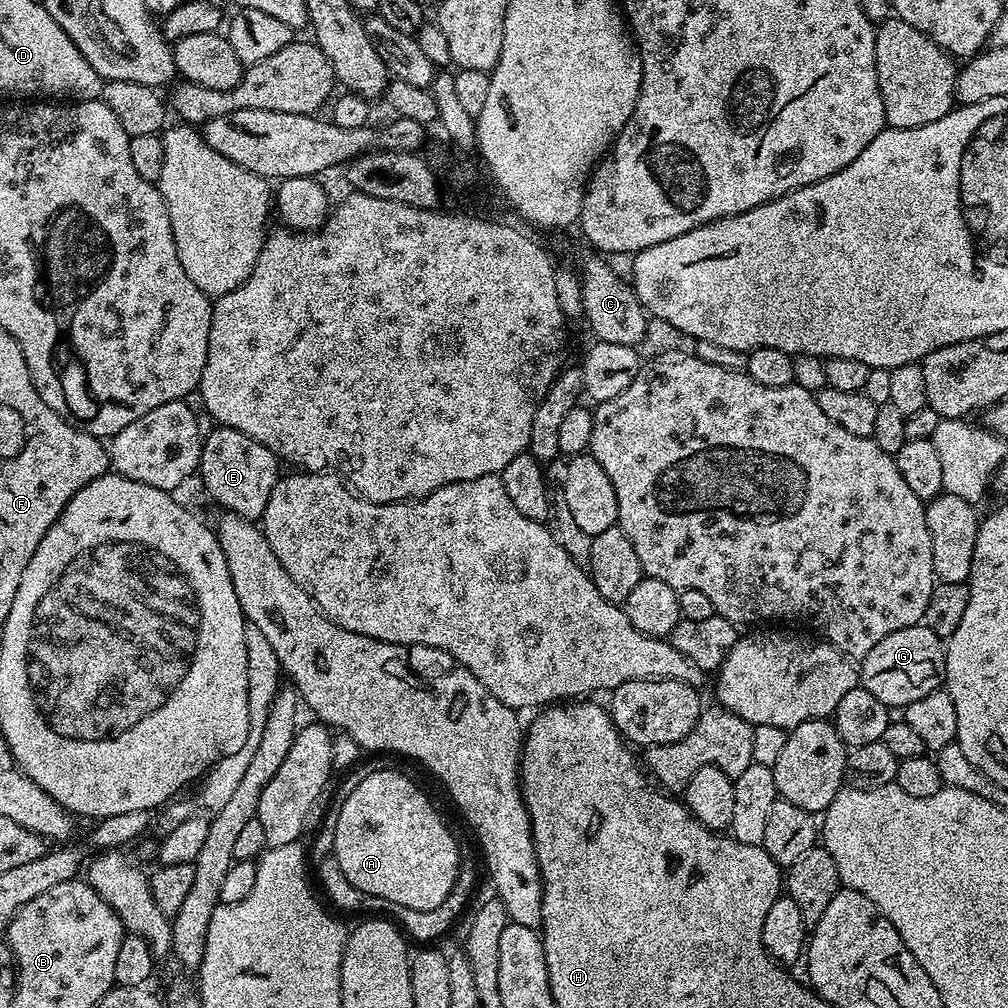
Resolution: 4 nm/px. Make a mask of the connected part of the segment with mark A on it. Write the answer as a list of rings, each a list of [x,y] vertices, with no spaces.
[[[392,768],[368,772],[348,792],[336,812],[336,829],[332,832],[331,855],[336,857],[342,874],[373,901],[385,900],[396,908],[434,910],[446,902],[446,894],[462,871],[460,848],[446,821],[440,817],[432,800],[411,780]]]

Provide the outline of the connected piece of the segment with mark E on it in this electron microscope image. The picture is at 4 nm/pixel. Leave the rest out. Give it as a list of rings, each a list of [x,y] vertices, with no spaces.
[[[213,427],[213,432],[203,437],[204,445],[200,451],[198,480],[204,483],[208,496],[226,512],[233,512],[253,522],[259,521],[266,510],[266,502],[270,502],[270,494],[274,490],[281,475],[281,461],[262,442],[254,442],[242,430]]]

